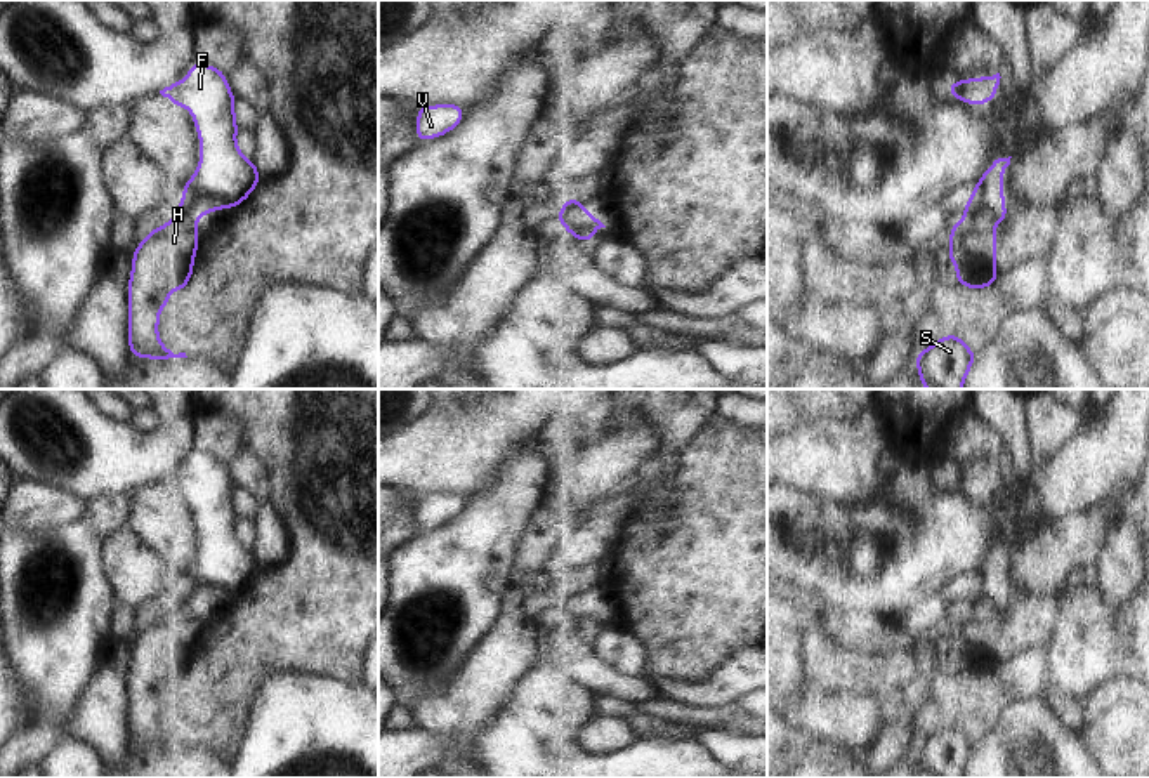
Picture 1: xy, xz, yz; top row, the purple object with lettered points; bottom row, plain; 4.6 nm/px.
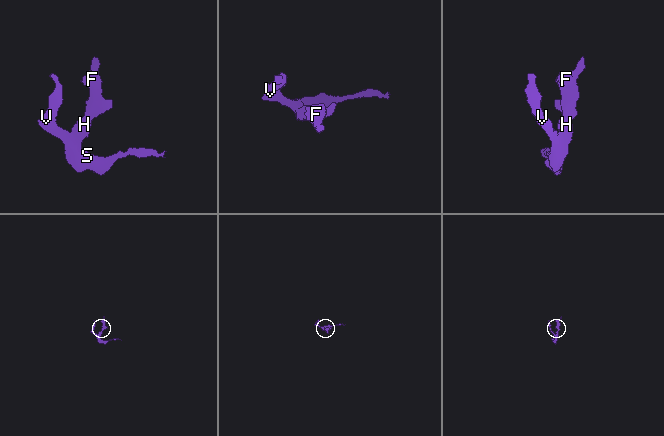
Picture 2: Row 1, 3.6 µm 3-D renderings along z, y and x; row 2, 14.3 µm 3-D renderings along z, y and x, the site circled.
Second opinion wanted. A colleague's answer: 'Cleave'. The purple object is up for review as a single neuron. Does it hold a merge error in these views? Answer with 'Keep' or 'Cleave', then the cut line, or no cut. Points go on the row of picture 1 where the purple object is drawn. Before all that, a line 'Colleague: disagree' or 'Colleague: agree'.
Colleague: disagree
Keep. No split

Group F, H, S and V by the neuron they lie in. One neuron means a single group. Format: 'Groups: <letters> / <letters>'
Groups: F H S V

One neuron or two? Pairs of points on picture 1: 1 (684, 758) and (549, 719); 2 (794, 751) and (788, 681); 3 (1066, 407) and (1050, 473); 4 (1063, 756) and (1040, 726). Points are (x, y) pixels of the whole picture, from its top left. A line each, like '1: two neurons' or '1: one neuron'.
1: one neuron
2: two neurons
3: two neurons
4: one neuron

